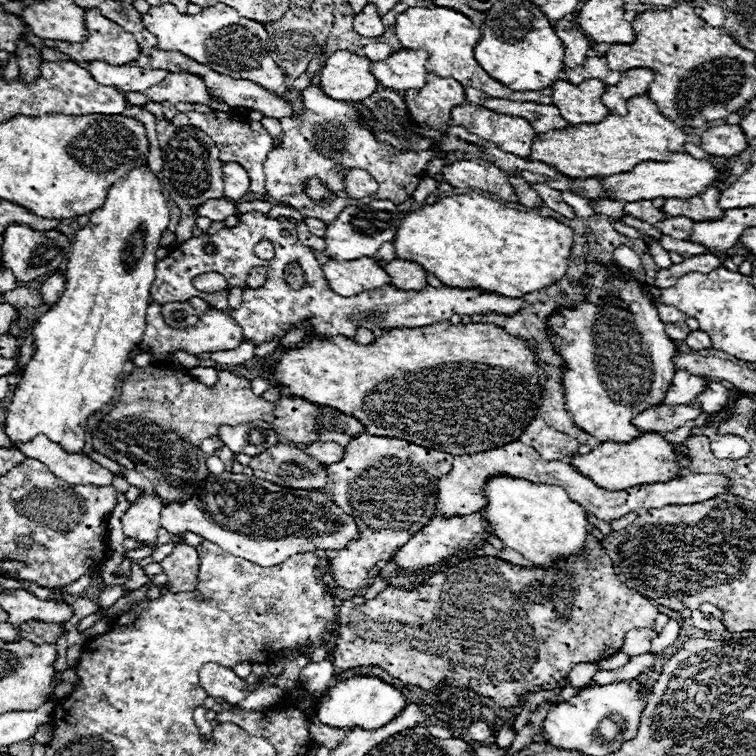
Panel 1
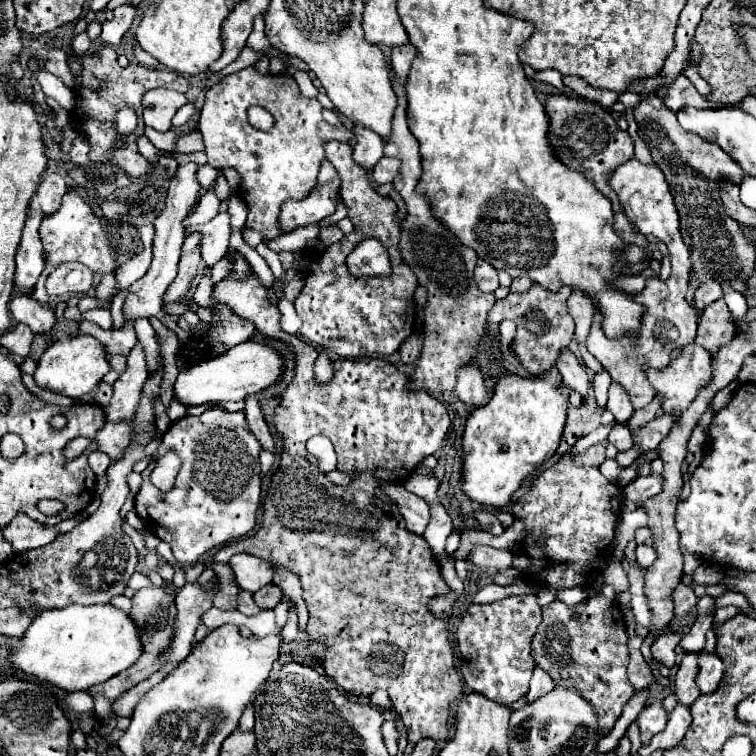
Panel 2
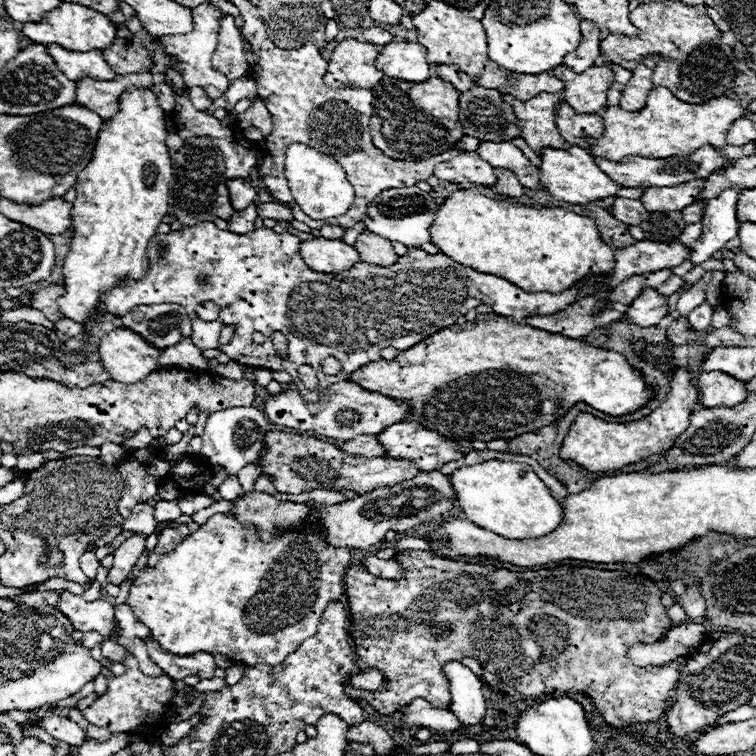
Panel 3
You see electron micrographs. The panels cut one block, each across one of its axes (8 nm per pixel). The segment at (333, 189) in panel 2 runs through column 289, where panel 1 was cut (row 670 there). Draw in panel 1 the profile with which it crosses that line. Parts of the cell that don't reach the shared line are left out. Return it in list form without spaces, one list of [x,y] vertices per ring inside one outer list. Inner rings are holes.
[[[206,664],[200,670],[200,684],[208,696],[224,698],[228,704],[240,704],[248,694],[252,694],[260,684],[246,684],[230,668],[218,664]]]

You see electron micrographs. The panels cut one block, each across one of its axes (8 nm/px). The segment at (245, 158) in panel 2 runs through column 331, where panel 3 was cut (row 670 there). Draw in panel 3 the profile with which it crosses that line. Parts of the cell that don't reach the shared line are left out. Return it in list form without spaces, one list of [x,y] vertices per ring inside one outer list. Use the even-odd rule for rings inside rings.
[[[126,656],[122,660],[126,666],[126,672],[122,676],[110,676],[108,678],[108,690],[104,696],[100,696],[92,706],[82,710],[84,718],[94,724],[108,728],[110,732],[138,732],[146,730],[148,734],[160,734],[166,726],[168,710],[172,704],[172,696],[176,692],[174,684],[168,684],[168,676],[146,676],[140,672],[138,666],[134,666],[134,656]]]

